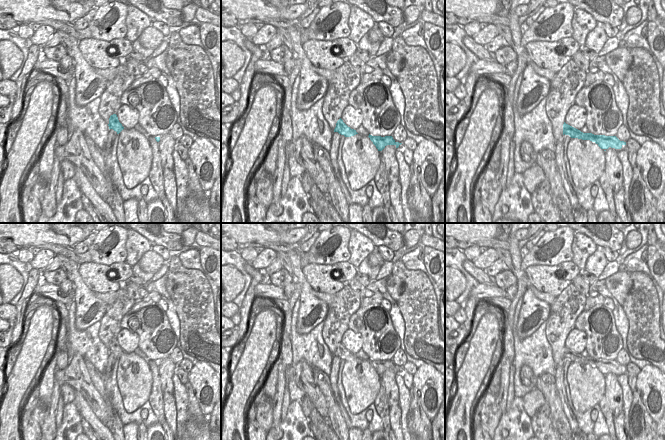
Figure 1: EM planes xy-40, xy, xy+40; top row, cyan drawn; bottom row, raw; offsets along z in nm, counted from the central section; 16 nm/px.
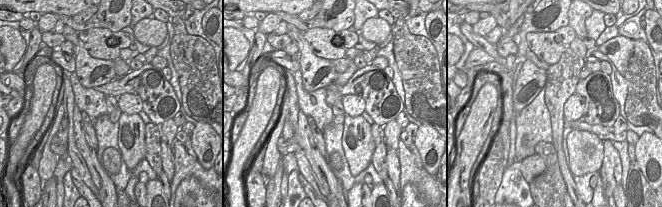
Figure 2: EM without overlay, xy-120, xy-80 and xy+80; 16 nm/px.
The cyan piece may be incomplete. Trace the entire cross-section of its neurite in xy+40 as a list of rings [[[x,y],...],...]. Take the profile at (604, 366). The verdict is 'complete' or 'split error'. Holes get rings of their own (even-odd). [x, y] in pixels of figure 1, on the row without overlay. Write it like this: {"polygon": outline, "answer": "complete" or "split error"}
{"polygon": [[[563,348],[563,359],[569,359],[571,362],[590,364],[595,366],[603,375],[613,373],[617,376],[626,374],[626,366],[620,365],[616,360],[594,359],[592,357],[583,357],[580,354],[566,348]]], "answer": "split error"}

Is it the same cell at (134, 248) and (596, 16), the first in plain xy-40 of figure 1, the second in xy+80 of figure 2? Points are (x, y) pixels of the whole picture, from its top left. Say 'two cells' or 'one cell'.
two cells

